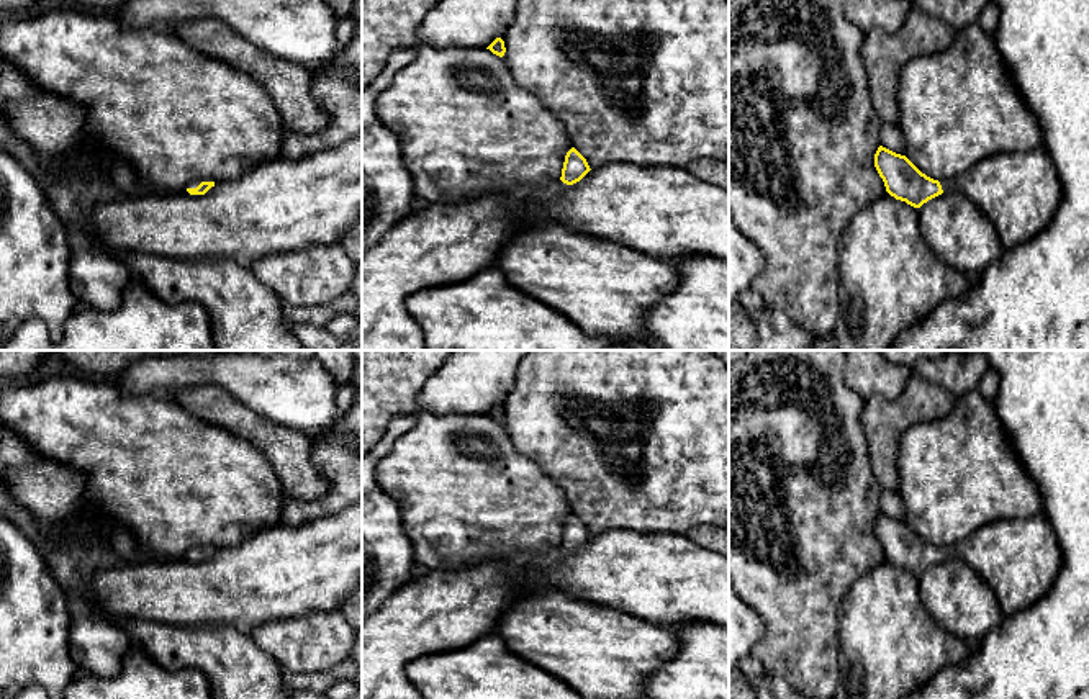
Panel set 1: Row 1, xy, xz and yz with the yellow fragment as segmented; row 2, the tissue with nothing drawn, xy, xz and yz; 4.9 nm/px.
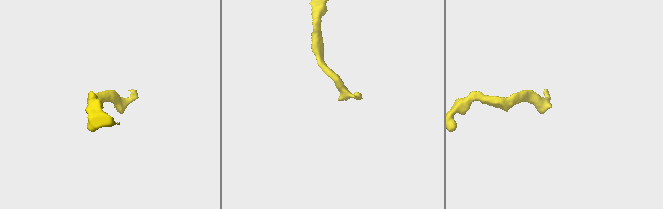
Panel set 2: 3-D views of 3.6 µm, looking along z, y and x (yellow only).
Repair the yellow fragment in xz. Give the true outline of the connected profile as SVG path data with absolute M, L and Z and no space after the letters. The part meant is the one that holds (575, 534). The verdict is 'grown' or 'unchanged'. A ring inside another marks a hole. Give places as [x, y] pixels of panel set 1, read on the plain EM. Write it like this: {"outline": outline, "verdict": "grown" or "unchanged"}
{"outline": "M572 514L565 522L560 547L567 552L573 552L580 548L590 537L591 535L586 525L575 514Z", "verdict": "unchanged"}

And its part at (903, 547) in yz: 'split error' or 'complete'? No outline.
split error

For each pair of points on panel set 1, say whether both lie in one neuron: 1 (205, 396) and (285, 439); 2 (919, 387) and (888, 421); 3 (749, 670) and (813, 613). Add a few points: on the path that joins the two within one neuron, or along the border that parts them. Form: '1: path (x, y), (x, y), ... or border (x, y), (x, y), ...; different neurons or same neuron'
1: path (225, 411), (266, 436); same neuron
2: path (914, 395), (896, 413); same neuron
3: border (752, 653), (767, 673); different neurons

